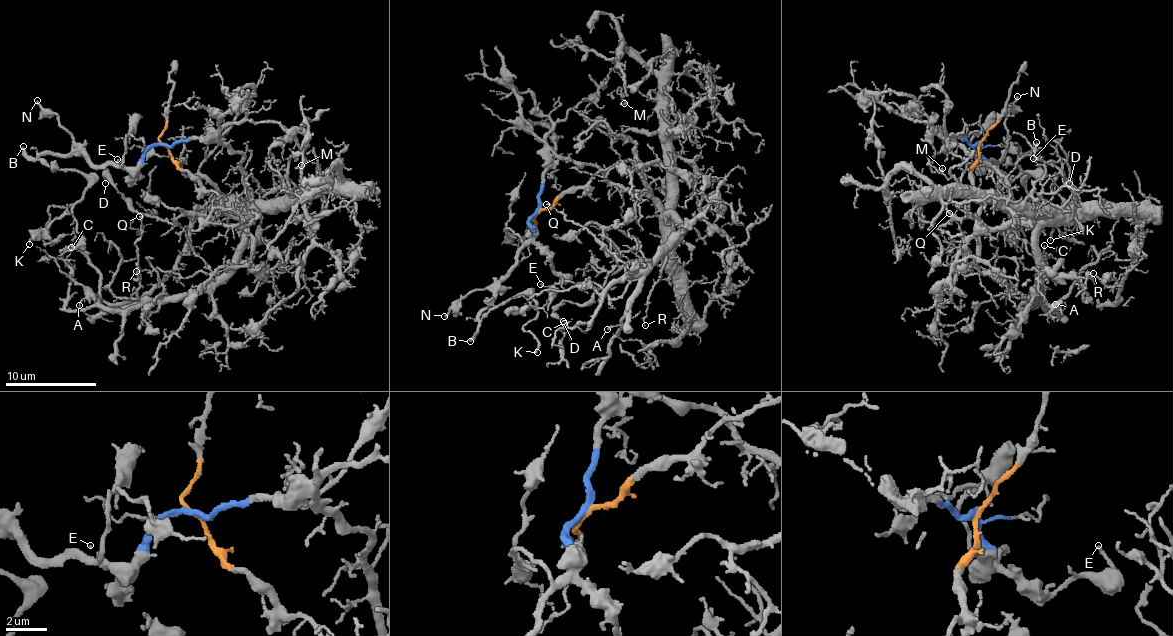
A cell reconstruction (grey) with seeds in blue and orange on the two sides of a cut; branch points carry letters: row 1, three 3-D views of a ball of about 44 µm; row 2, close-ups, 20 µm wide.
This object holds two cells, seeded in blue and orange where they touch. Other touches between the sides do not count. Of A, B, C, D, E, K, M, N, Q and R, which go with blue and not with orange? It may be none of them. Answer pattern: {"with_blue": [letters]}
{"with_blue": ["B", "E", "K", "N"]}

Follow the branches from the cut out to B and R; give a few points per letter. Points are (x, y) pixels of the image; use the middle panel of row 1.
B: (538, 212), (532, 217), (530, 226), (533, 227), (512, 271), (480, 317), (471, 342)
R: (538, 212), (610, 165), (632, 163), (663, 212), (678, 213), (681, 221), (678, 235), (649, 293), (645, 325)

